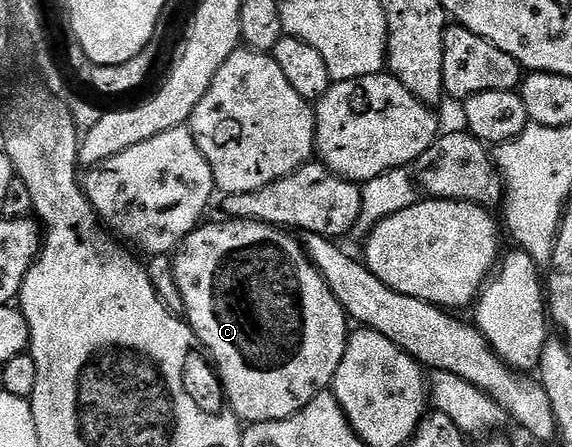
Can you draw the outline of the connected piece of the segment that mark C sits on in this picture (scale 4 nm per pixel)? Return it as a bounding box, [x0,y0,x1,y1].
[172,218,350,424]

